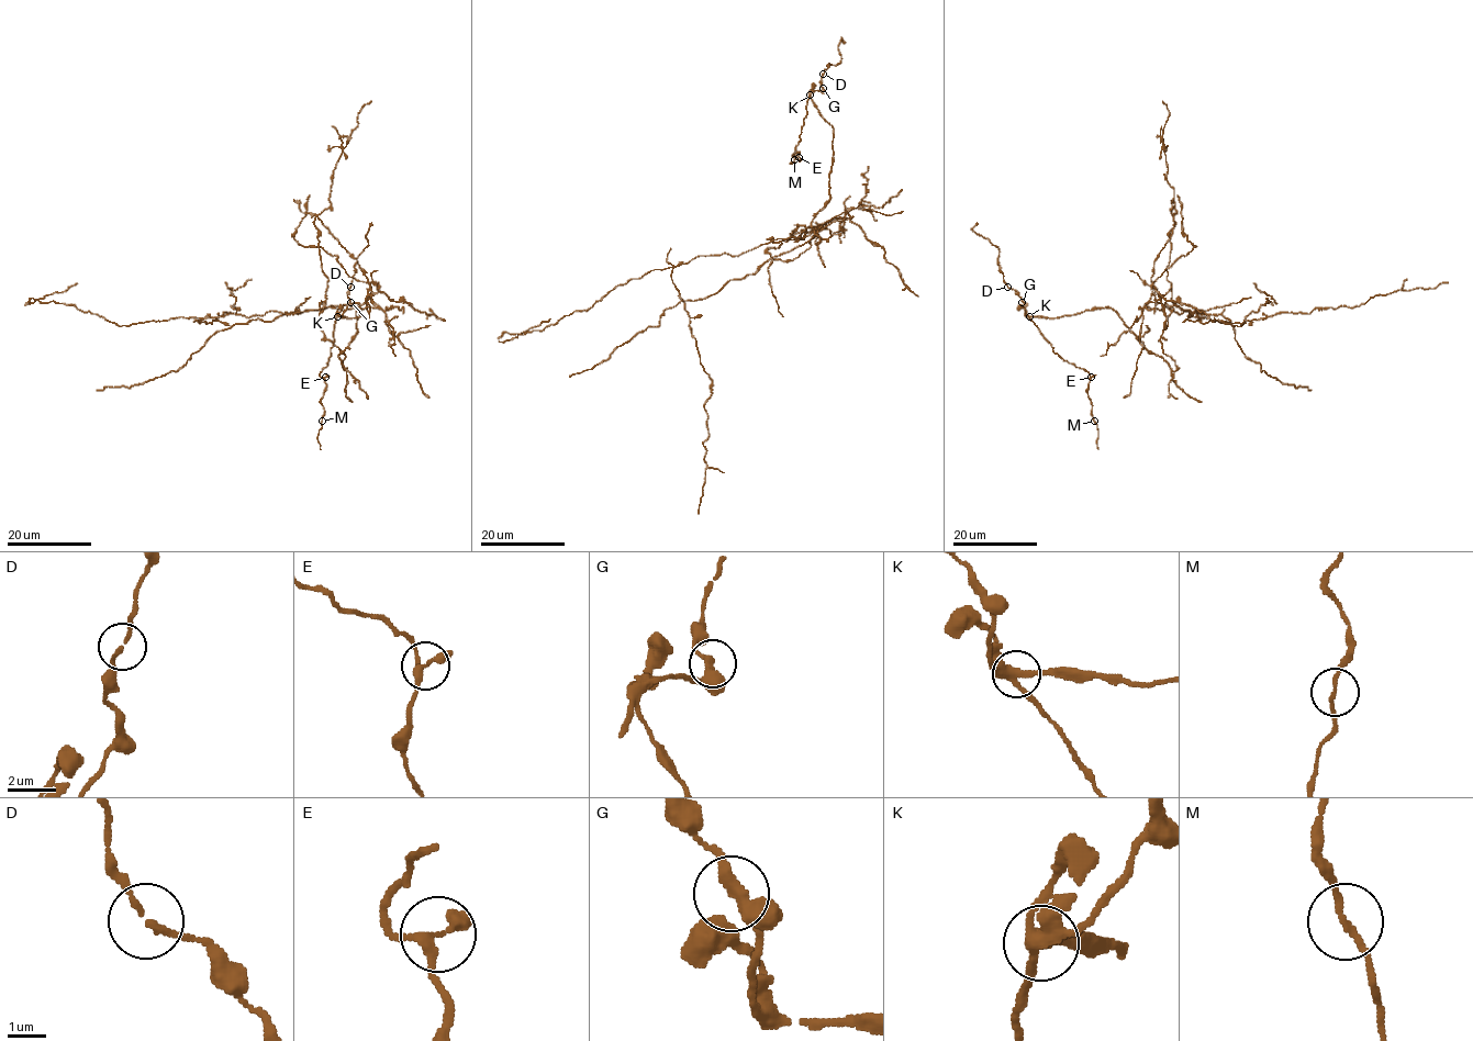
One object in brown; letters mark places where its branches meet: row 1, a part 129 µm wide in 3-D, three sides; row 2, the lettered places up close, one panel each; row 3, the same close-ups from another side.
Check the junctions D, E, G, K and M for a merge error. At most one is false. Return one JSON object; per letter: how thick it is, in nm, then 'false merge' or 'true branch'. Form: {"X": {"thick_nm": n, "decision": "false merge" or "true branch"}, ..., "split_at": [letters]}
{"D": {"thick_nm": 160, "decision": "true branch"}, "E": {"thick_nm": 200, "decision": "true branch"}, "G": {"thick_nm": 320, "decision": "true branch"}, "K": {"thick_nm": 320, "decision": "false merge"}, "M": {"thick_nm": 140, "decision": "true branch"}, "split_at": ["K"]}

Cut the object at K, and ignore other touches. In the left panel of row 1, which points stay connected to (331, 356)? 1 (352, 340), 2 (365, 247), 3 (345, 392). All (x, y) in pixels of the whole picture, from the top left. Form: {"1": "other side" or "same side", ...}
{"1": "other side", "2": "same side", "3": "other side"}

